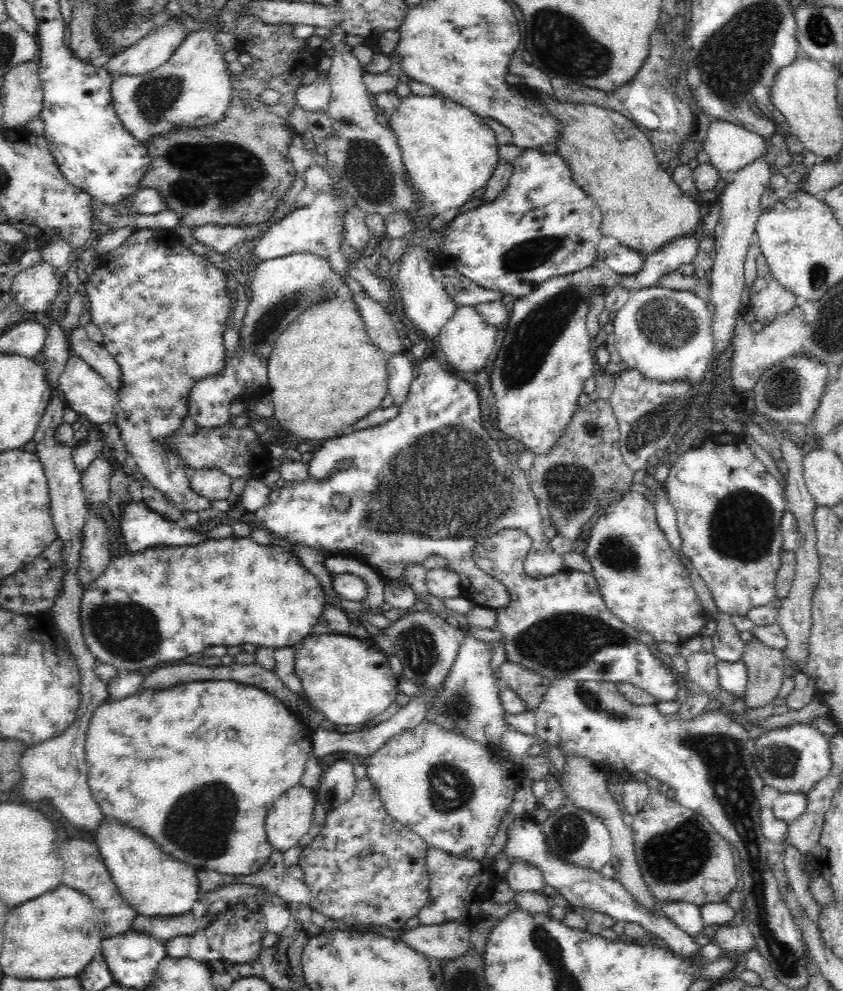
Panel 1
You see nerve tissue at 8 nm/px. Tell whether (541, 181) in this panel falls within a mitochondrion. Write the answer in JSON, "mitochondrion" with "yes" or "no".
{"mitochondrion":"no"}

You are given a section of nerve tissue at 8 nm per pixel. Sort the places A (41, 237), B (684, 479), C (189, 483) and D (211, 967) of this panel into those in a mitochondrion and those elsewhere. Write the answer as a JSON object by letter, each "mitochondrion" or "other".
{"A":"other","B":"other","C":"other","D":"other"}

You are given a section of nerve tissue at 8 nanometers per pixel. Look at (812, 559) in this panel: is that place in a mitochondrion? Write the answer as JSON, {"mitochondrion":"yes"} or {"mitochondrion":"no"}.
{"mitochondrion":"no"}

